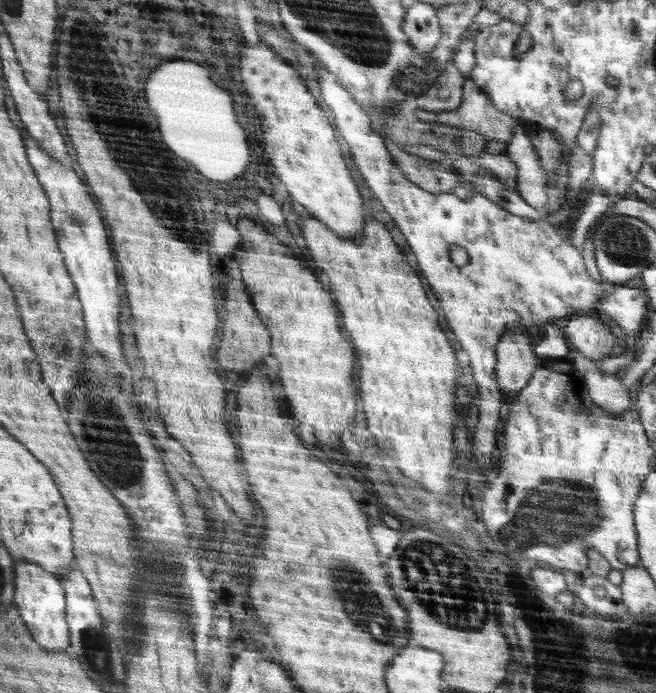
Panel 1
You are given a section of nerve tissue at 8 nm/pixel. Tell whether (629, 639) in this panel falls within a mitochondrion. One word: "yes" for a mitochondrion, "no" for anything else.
yes

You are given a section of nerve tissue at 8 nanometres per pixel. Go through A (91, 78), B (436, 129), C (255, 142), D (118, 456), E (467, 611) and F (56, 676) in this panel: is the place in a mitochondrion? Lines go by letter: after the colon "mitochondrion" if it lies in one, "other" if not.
A: mitochondrion
B: mitochondrion
C: other
D: mitochondrion
E: mitochondrion
F: other

